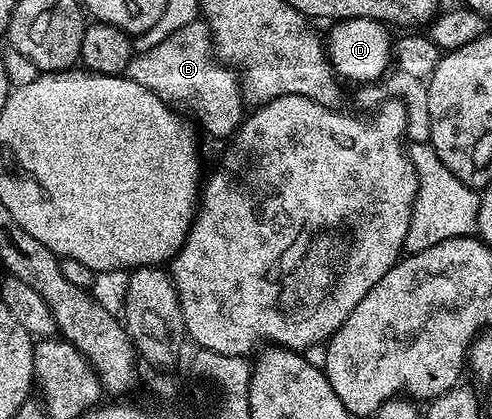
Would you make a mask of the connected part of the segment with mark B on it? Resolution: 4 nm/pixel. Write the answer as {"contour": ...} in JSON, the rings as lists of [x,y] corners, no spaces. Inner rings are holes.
{"contour":[[[205,20],[192,21],[152,49],[133,55],[124,75],[134,83],[147,87],[167,103],[198,99],[199,105],[204,108],[200,121],[212,137],[225,138],[224,140],[231,138],[244,120],[246,109],[239,74],[217,61],[213,52],[210,29]]]}

